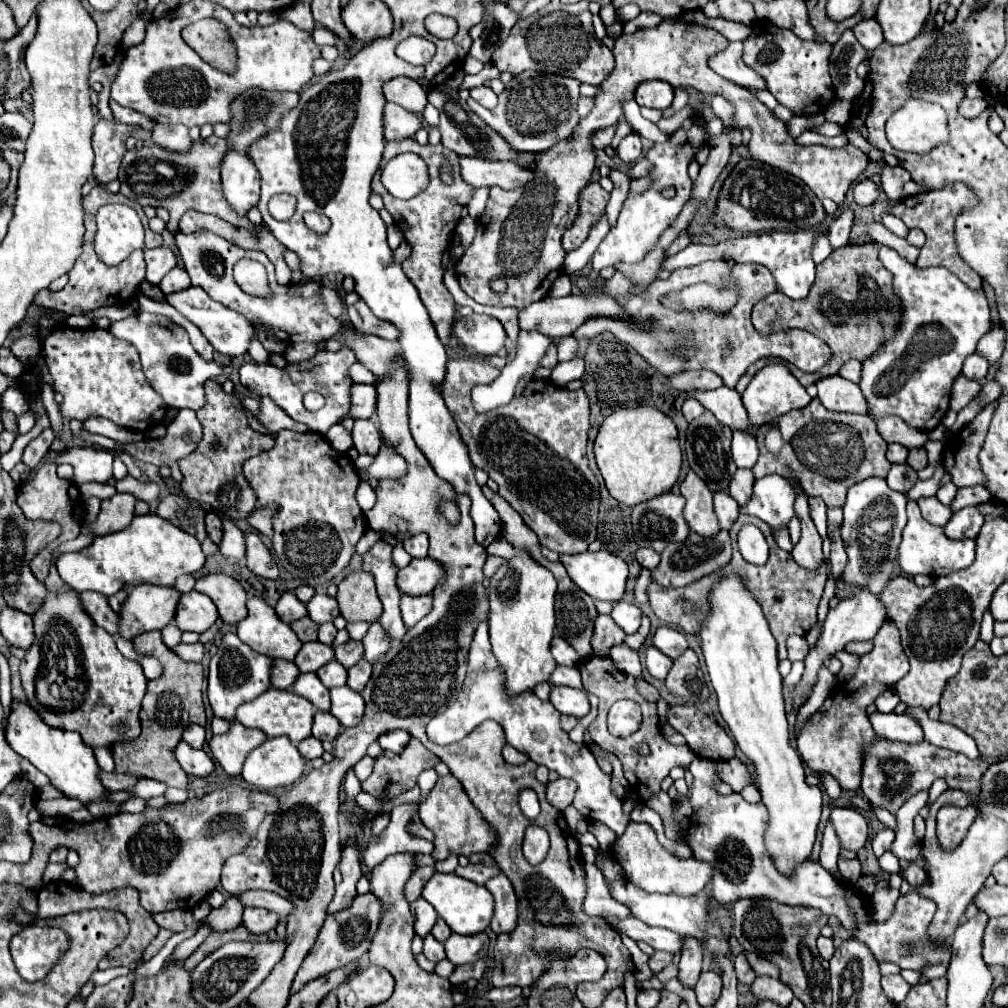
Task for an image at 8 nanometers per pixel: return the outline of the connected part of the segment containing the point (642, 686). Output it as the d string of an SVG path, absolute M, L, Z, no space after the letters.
M637 679L637 691L639 691L649 703L657 703L657 701L661 699L661 693L659 693L653 685L649 685L645 679Z

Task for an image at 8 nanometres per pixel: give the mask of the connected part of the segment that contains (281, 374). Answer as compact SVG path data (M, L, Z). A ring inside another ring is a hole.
M341 347L337 353L331 351L319 351L313 359L301 361L301 363L287 363L283 369L273 367L271 363L261 365L261 363L245 363L239 369L241 383L255 395L269 395L281 409L289 413L299 423L305 423L311 431L315 433L325 433L331 425L335 425L343 415L347 415L351 407L351 375L349 369L355 363L355 355L349 347ZM309 391L319 391L325 397L325 407L319 411L307 411L303 407L303 395Z

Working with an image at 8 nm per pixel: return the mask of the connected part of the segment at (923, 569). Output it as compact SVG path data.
M908 501L907 507L907 524L903 529L903 541L897 551L897 563L901 571L907 575L929 575L930 577L945 576L951 571L959 571L963 567L969 567L975 561L975 539L949 539L943 533L943 527L935 527L927 523L919 511L919 505L916 501Z

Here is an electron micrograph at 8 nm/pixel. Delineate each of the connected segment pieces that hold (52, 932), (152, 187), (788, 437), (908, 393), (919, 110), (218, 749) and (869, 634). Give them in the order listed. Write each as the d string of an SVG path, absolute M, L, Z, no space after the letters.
M27 925L11 939L11 955L25 981L39 981L69 947L69 937L55 927Z
M211 135L209 139L193 141L191 149L185 153L163 151L163 147L147 145L141 149L127 151L119 171L121 193L129 199L135 199L139 205L163 207L171 215L171 233L179 233L179 219L185 211L195 209L201 213L213 213L235 227L251 227L247 217L239 217L227 205L221 191L221 163L227 153L227 141Z
M811 401L805 409L783 415L777 425L783 435L783 449L771 453L765 445L759 445L759 461L751 469L753 475L757 479L769 473L785 475L785 465L789 465L807 495L821 497L827 507L841 507L851 485L867 477L885 477L891 467L885 457L887 443L877 435L875 423L867 415L837 413L825 409L821 401Z
M881 245L879 259L895 277L893 287L895 293L901 297L901 303L905 307L901 317L901 327L889 343L885 343L875 355L871 355L867 361L863 361L863 377L861 377L861 391L869 403L869 411L873 417L881 415L899 415L907 425L921 429L929 433L935 429L941 419L945 417L949 409L949 395L953 381L961 375L963 361L975 351L979 339L991 329L991 315L989 315L989 301L985 295L985 289L973 291L961 283L961 279L953 273L949 273L943 267L929 267L919 269L905 259L899 257L895 249L889 249Z
M907 99L905 105L889 117L885 131L895 149L927 153L947 141L945 111L923 99Z
M233 721L227 733L213 735L213 739L209 741L209 747L215 761L221 763L227 775L239 775L249 751L259 747L263 741L265 741L263 731L247 729L241 723Z
M857 589L853 595L841 599L835 609L829 609L825 625L823 625L823 635L805 657L805 673L793 691L793 707L799 709L809 699L815 679L817 679L817 669L823 665L825 657L831 657L835 651L841 651L849 641L871 641L885 621L887 621L887 607L881 603L879 595L873 595L863 589Z

